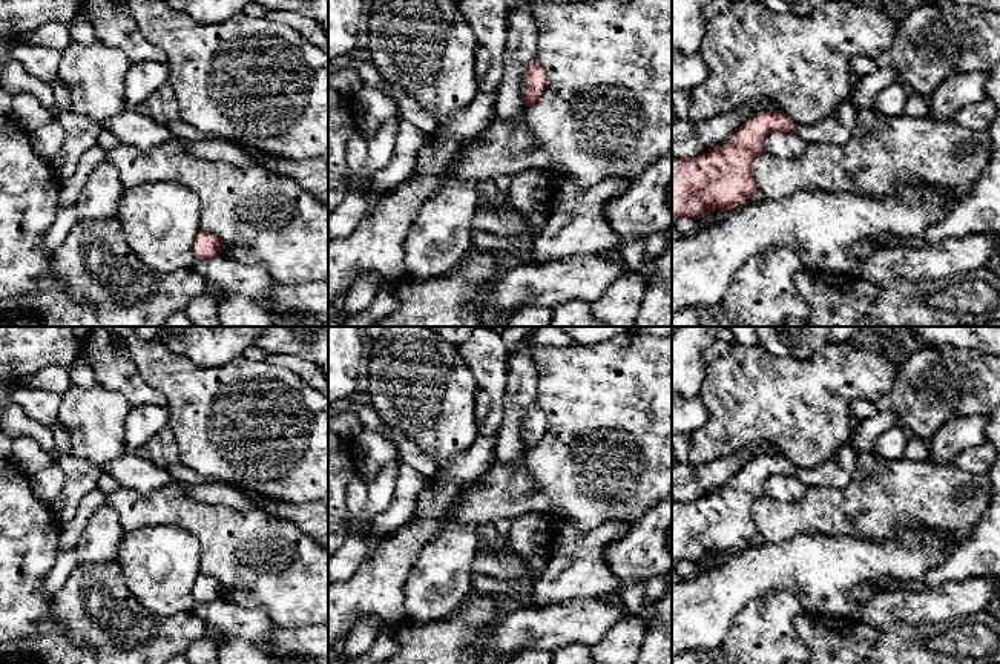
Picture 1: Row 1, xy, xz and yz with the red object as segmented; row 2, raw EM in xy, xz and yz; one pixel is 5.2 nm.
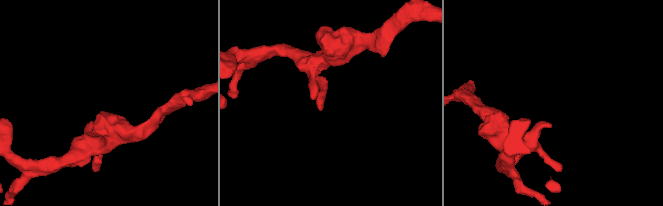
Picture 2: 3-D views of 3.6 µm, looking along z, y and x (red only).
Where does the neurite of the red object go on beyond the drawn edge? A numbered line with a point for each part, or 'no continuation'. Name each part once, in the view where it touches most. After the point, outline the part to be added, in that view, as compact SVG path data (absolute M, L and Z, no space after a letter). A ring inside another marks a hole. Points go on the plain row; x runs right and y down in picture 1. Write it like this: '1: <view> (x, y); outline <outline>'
no continuation

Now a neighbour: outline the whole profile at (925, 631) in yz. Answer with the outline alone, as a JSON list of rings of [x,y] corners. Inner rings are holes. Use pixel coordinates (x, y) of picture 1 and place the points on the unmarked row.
[[[801,612],[793,623],[810,650],[808,664],[959,664],[956,656],[928,650],[925,641],[962,620],[922,626],[897,621],[880,630],[854,618]]]

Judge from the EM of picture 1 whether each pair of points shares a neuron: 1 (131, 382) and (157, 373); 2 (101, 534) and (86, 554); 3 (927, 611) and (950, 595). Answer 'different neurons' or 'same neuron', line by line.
1: different neurons
2: same neuron
3: same neuron

